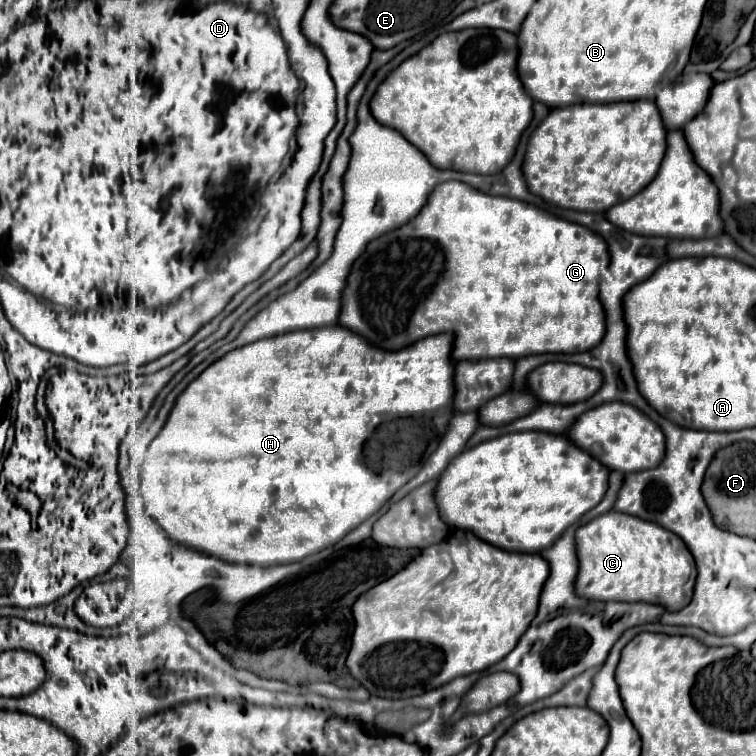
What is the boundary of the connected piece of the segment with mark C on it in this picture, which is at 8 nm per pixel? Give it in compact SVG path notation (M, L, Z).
M609 511L581 525L575 535L579 571L575 593L591 601L635 599L661 605L667 611L687 607L693 597L697 569L685 543L657 523Z

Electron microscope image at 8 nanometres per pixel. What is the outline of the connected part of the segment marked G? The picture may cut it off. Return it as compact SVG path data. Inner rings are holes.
M447 181L439 183L435 191L431 191L431 199L423 205L423 211L411 223L405 223L403 227L397 227L395 231L389 231L377 239L373 239L363 255L355 259L351 265L347 285L341 295L341 311L339 311L339 325L345 329L365 337L371 345L387 349L387 351L397 351L403 349L419 339L425 339L429 335L437 333L451 333L455 335L455 353L451 355L453 361L461 359L499 359L499 357L527 357L527 355L541 355L541 353L579 353L579 351L589 351L603 339L603 305L599 303L599 275L601 271L609 265L607 257L607 245L605 241L597 235L591 233L583 225L569 223L565 219L559 219L535 205L509 199L509 197L493 197L485 195L477 189L471 189L469 185L461 181Z

